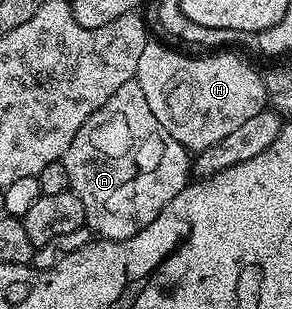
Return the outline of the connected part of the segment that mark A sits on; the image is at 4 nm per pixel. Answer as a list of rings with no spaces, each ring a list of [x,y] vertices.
[[[134,81],[121,85],[121,89],[81,125],[62,161],[69,175],[70,191],[81,197],[81,205],[85,205],[86,226],[101,239],[128,239],[145,229],[145,225],[152,223],[161,209],[187,187],[193,175],[193,159],[187,148],[169,137],[161,121],[153,117],[153,109],[149,109],[141,85]]]

